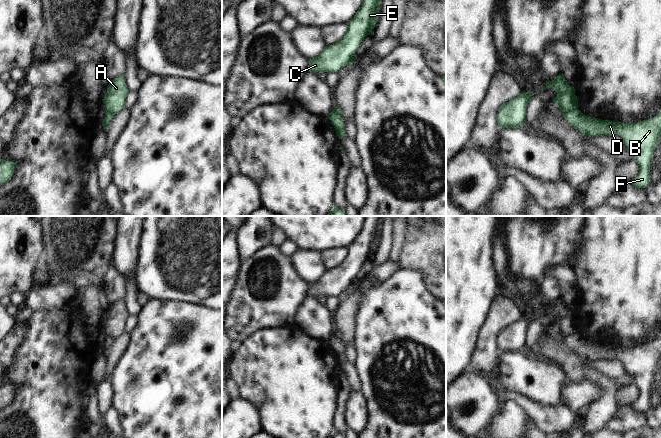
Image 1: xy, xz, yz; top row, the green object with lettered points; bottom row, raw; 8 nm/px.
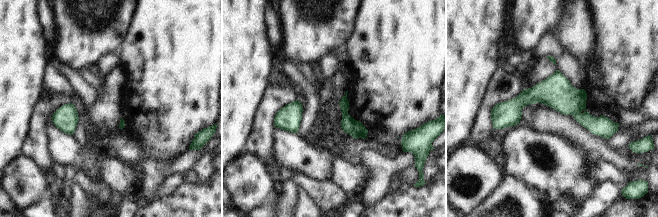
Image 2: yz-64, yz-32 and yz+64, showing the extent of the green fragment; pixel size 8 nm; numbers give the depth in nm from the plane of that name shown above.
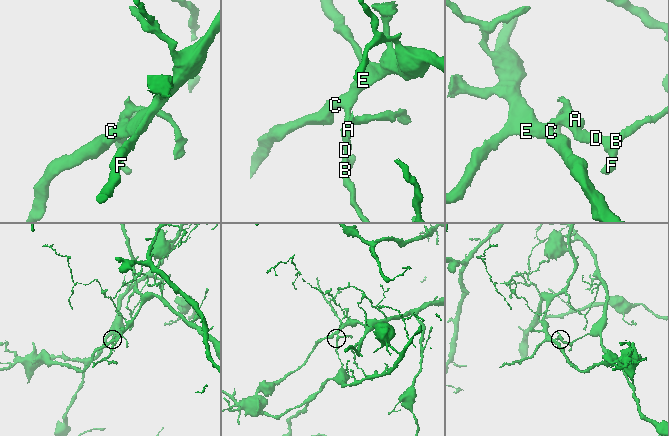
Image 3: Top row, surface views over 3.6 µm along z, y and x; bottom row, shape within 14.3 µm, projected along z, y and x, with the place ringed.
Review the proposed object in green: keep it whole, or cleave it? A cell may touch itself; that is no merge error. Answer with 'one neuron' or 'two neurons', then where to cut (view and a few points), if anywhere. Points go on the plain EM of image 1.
two neurons; cut yz (576, 333), (563, 338)

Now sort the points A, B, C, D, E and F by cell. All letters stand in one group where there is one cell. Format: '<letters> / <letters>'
A C E / B D F

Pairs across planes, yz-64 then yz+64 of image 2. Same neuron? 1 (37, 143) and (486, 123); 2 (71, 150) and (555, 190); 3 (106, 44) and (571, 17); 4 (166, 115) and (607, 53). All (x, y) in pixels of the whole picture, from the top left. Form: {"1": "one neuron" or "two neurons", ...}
{"1": "one neuron", "2": "one neuron", "3": "two neurons", "4": "one neuron"}

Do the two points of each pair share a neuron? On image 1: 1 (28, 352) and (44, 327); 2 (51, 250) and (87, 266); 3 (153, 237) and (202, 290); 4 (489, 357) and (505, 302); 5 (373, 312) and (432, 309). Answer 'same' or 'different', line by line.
1: same
2: same
3: same
4: same
5: same

